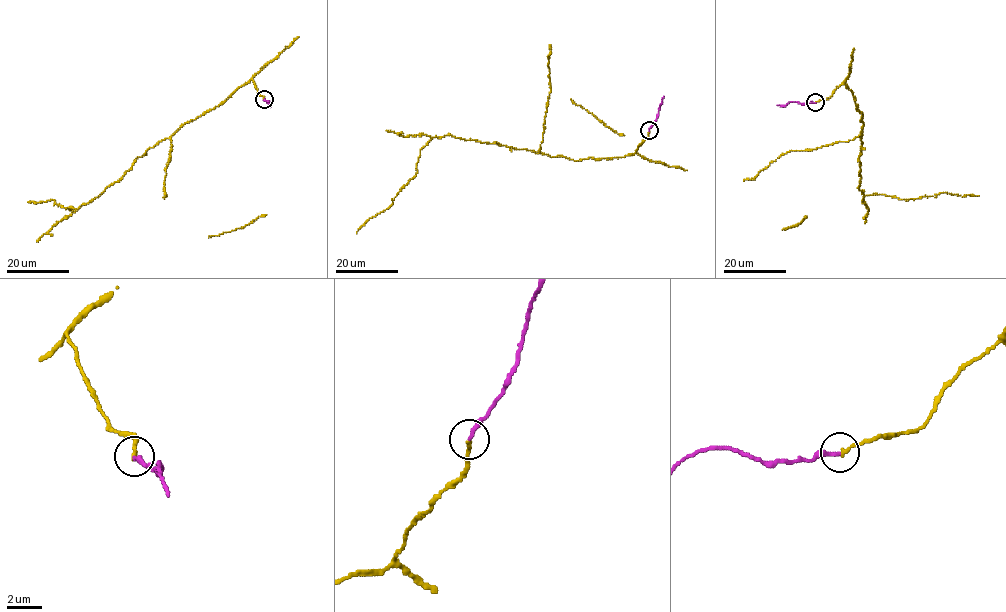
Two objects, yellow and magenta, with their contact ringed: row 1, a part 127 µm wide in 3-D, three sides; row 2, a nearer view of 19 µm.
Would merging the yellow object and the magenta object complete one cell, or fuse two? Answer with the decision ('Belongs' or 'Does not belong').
Belongs

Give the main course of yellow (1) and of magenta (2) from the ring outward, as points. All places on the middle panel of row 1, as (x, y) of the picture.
1: (649, 131), (635, 152), (574, 160), (449, 134), (433, 136), (420, 150), (414, 176), (391, 205), (356, 233)
2: (649, 131), (664, 96)

